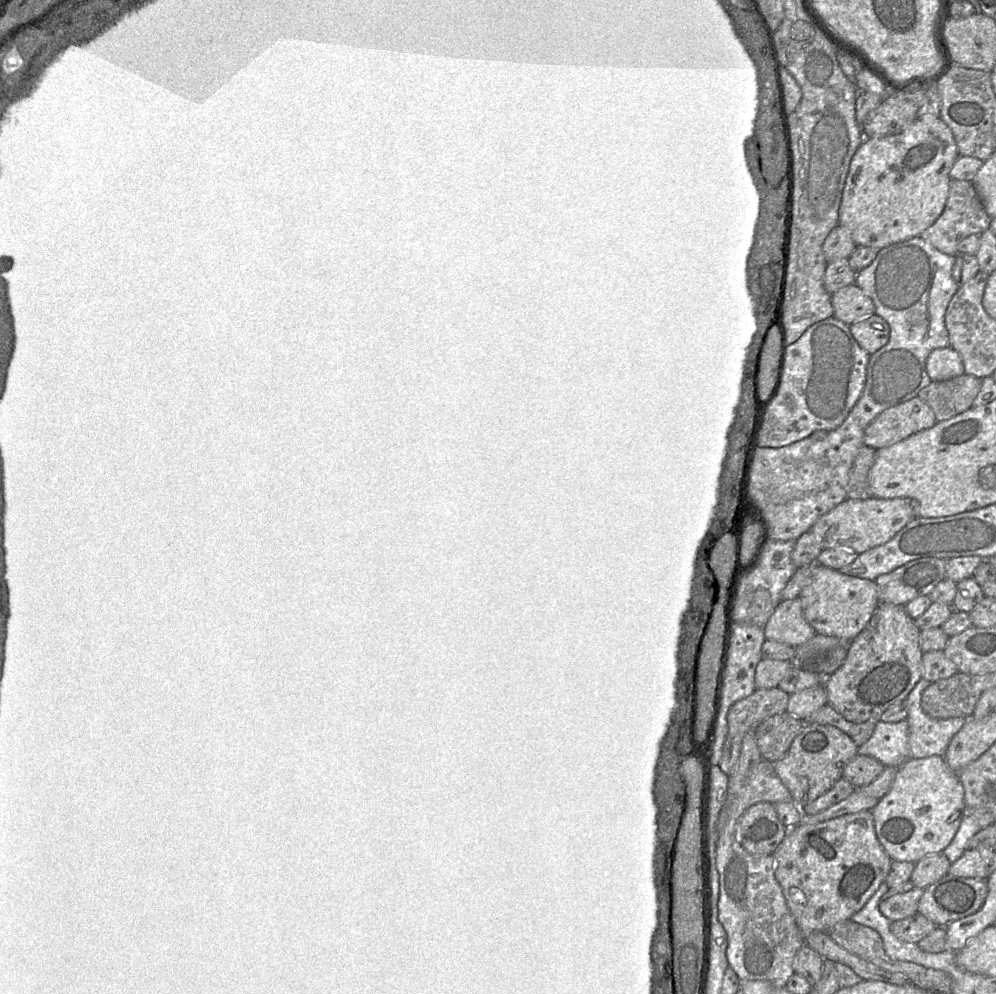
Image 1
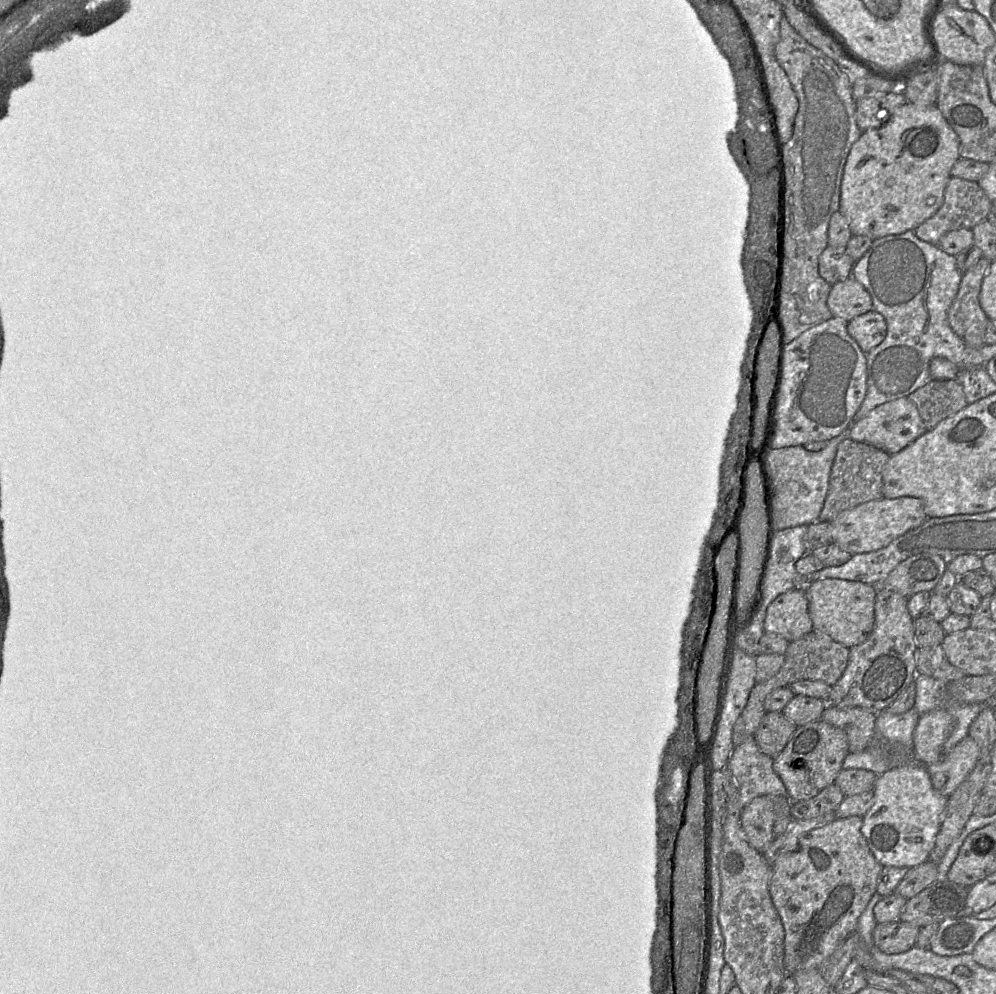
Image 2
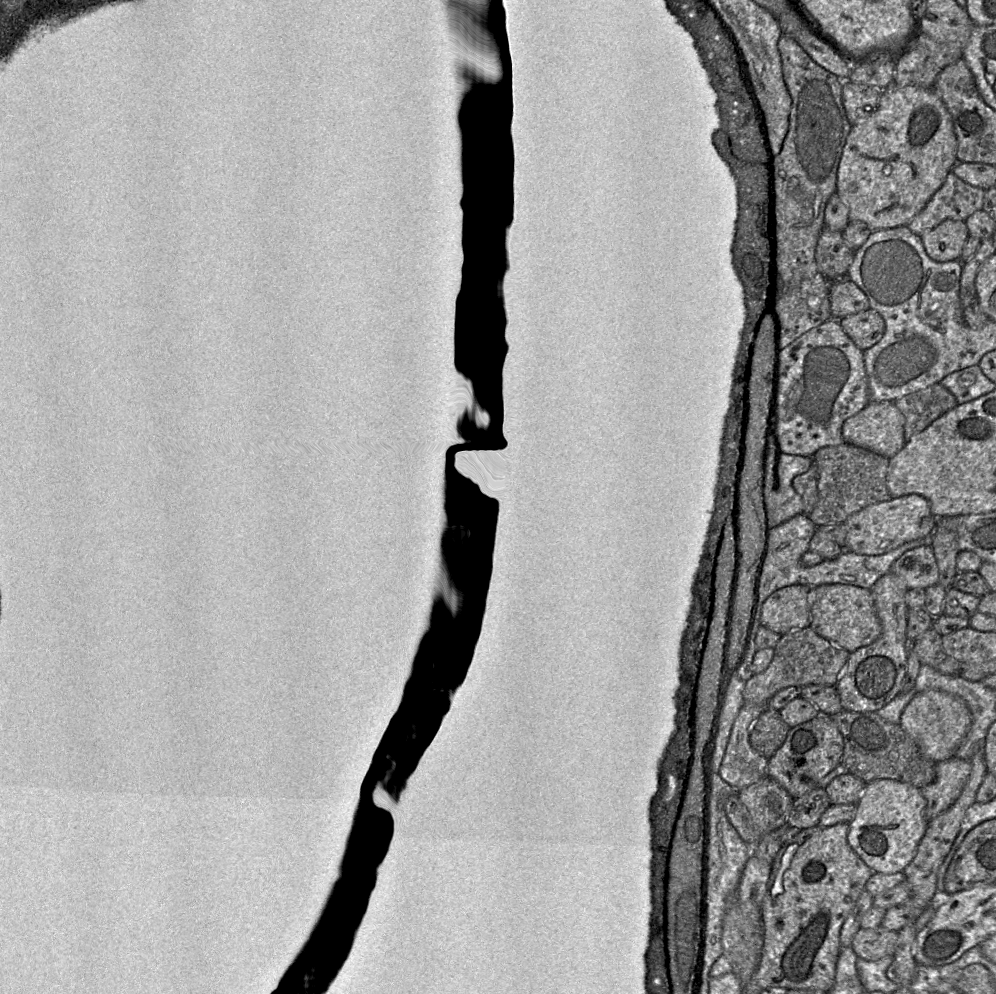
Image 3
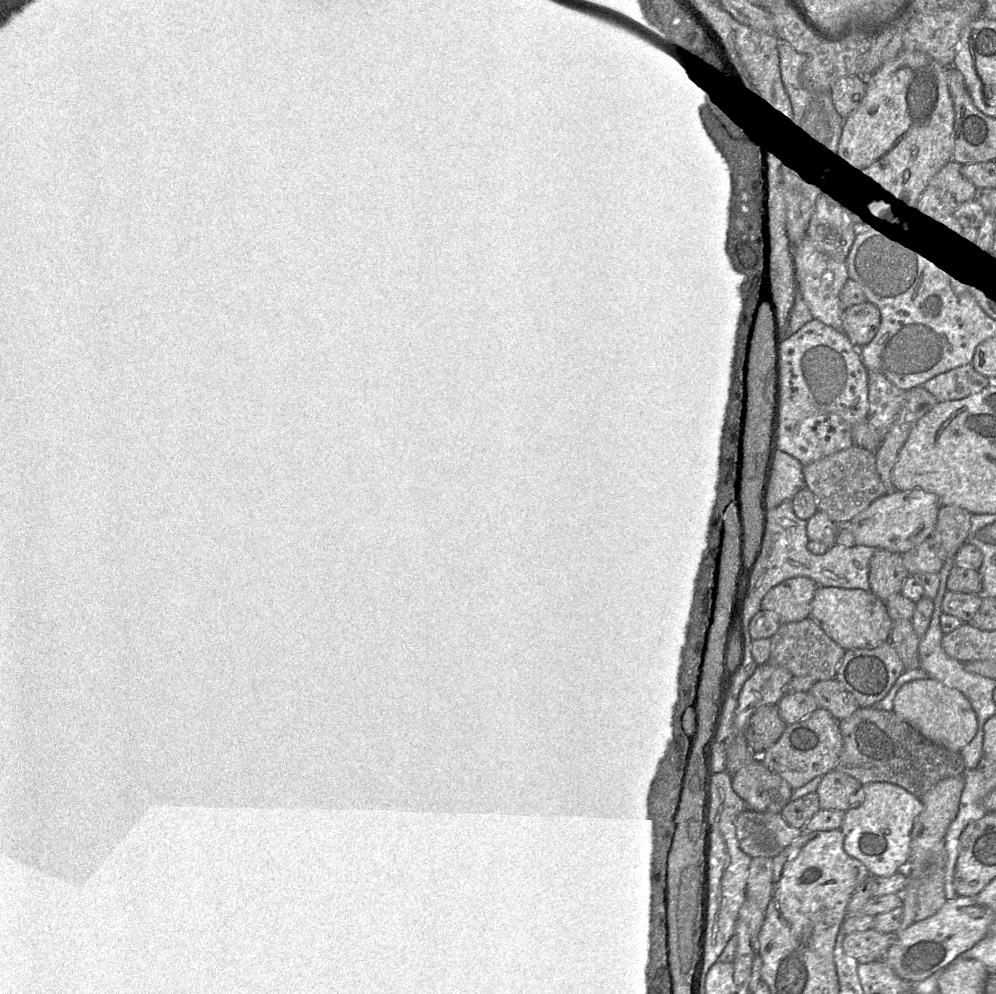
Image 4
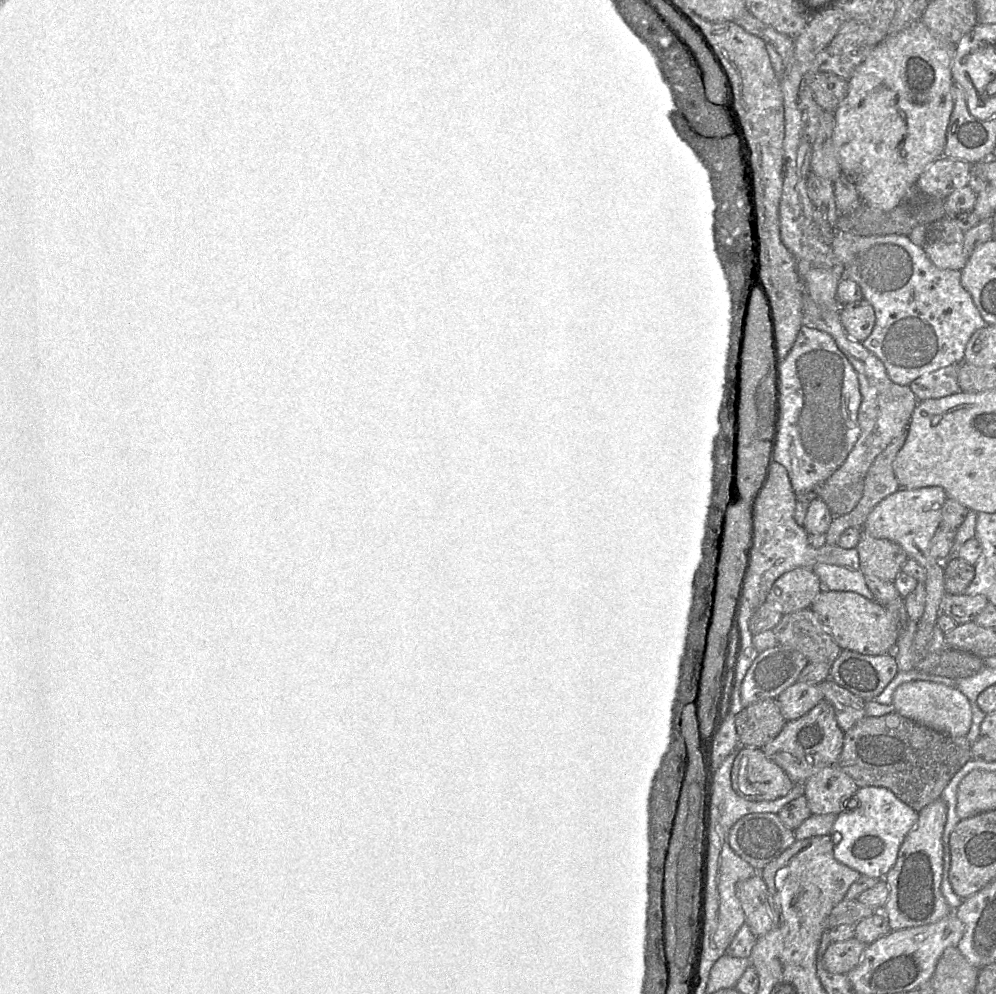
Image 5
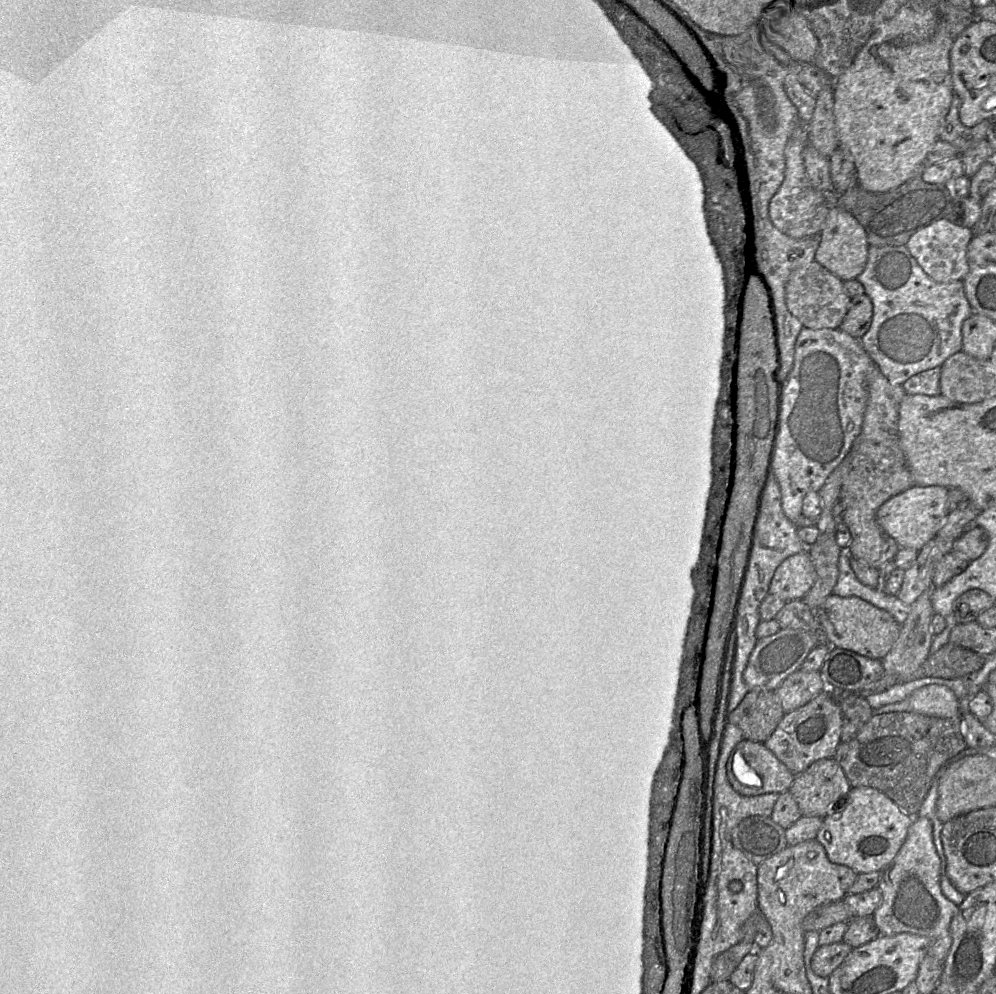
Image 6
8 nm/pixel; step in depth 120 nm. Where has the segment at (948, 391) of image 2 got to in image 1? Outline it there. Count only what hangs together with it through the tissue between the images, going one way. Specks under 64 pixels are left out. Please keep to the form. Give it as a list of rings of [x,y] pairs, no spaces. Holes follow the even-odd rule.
[[[964,373],[949,380],[931,381],[917,397],[932,409],[936,422],[940,422],[973,407],[980,387],[980,378]]]

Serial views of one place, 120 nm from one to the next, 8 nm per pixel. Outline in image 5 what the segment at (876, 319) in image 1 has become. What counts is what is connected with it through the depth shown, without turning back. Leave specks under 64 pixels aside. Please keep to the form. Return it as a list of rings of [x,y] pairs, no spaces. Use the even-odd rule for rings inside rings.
[[[864,298],[842,305],[840,318],[849,337],[861,343],[872,333],[876,322],[874,308]]]

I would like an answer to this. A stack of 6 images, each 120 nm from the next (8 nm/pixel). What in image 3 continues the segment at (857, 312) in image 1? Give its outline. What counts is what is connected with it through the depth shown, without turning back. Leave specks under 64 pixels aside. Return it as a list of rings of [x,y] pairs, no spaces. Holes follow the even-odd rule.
[[[850,279],[830,282],[831,318],[840,320],[848,315],[870,308],[866,294]]]

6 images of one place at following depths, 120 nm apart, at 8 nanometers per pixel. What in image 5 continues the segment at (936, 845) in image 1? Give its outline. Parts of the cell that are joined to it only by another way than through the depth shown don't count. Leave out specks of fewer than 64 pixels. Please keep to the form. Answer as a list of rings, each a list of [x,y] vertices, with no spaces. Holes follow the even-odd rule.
[[[874,786],[858,789],[847,804],[849,809],[836,816],[830,833],[834,857],[861,875],[884,879],[897,859],[903,840],[915,827],[919,812],[900,801],[890,790]]]

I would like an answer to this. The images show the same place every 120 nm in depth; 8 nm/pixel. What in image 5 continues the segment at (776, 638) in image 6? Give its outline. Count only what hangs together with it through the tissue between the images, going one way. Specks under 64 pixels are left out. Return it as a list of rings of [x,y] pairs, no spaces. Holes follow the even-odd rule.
[[[776,645],[758,654],[742,682],[743,707],[776,699],[797,682],[807,663],[800,653],[783,645]]]

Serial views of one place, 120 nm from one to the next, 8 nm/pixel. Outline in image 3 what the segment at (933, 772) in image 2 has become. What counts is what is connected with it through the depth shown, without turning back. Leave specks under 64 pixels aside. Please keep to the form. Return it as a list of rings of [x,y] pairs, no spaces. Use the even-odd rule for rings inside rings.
[[[952,757],[938,762],[934,780],[921,789],[928,820],[947,810],[960,796],[971,772],[970,760]]]

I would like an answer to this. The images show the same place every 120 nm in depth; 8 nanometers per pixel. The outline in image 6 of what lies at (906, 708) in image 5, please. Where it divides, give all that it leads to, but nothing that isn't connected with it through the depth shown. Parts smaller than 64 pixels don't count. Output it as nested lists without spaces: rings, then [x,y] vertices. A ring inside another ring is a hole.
[[[925,685],[906,699],[909,699],[911,712],[939,718],[961,717],[960,700],[945,685]]]

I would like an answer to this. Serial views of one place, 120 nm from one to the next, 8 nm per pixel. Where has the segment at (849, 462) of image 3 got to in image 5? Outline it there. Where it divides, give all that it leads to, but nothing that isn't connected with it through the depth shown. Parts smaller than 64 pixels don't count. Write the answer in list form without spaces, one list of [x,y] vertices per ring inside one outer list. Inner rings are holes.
[[[829,478],[815,490],[834,516],[842,516],[851,512],[863,496],[864,482],[853,484],[828,484]]]

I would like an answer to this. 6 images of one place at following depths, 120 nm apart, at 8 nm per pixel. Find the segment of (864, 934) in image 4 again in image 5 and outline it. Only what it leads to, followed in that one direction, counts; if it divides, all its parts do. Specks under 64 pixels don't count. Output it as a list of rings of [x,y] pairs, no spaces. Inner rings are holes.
[[[852,937],[832,941],[823,956],[823,964],[831,973],[847,974],[861,960],[866,944]]]

